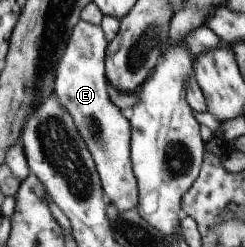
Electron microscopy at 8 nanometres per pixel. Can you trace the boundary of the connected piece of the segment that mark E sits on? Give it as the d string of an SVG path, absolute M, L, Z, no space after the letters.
M80 18L73 26L65 51L57 62L55 79L53 80L53 96L59 102L59 105L70 115L78 134L91 154L106 200L112 203L120 212L136 206L137 182L133 175L129 157L131 137L129 122L124 118L121 110L110 101L106 91L107 78L103 67L106 45L107 42L104 39L100 25L94 24L94 22L90 22L90 20L85 18Z

